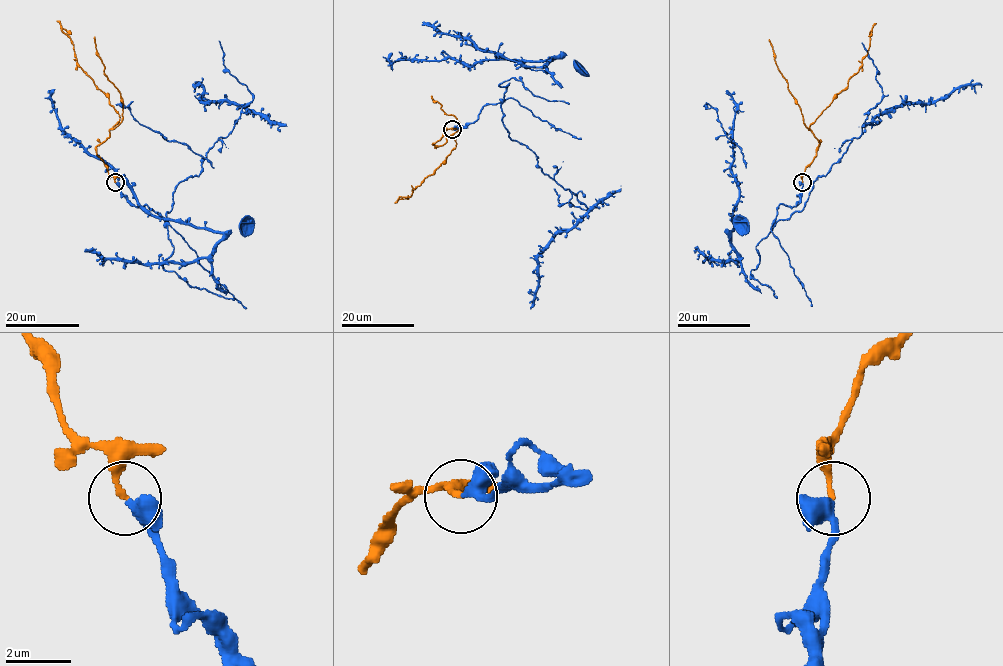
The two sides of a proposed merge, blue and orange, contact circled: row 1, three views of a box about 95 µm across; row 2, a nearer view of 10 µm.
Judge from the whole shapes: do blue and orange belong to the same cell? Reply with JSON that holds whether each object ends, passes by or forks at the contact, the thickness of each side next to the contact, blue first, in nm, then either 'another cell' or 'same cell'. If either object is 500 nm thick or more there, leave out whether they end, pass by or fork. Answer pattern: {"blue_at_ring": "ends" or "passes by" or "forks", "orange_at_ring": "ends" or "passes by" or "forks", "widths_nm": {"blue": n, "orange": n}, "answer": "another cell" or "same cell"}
{"blue_at_ring": "passes by", "orange_at_ring": "ends", "widths_nm": {"blue": 320, "orange": 170}, "answer": "same cell"}

